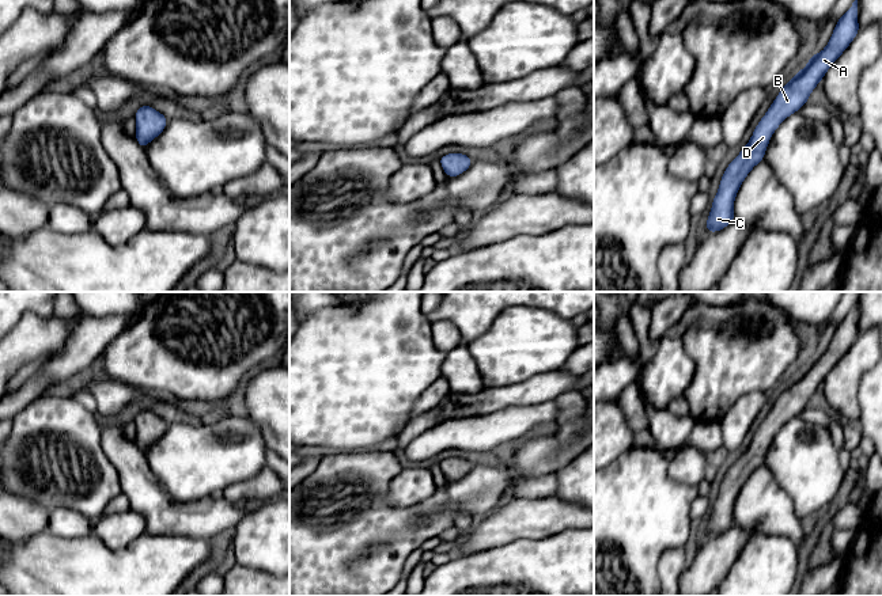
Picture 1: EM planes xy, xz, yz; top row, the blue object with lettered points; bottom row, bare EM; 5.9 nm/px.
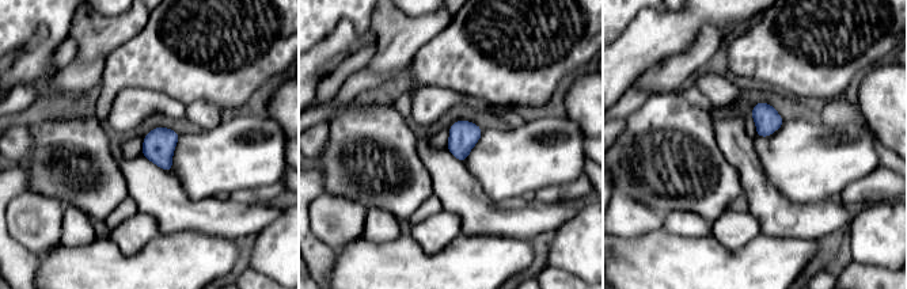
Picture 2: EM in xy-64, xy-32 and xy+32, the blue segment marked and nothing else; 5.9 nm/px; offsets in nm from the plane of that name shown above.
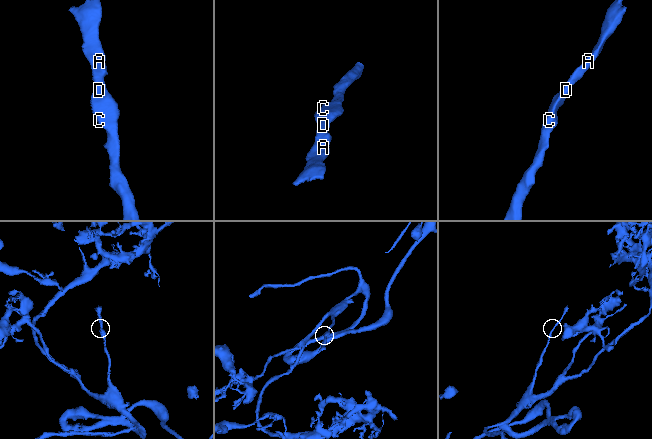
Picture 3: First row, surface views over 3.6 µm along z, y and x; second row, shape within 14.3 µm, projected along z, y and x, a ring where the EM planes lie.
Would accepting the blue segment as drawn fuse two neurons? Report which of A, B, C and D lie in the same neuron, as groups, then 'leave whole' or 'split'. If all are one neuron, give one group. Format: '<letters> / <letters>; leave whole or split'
A B C D; leave whole

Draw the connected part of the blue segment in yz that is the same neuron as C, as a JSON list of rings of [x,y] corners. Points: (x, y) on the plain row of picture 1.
[[[858,303],[837,324],[826,352],[809,362],[807,371],[796,376],[786,388],[741,458],[728,468],[719,487],[719,494],[712,505],[712,515],[705,528],[708,538],[726,532],[734,523],[734,505],[741,487],[764,460],[768,447],[777,430],[792,417],[796,417],[815,390],[824,383],[830,369],[844,357],[858,339]]]

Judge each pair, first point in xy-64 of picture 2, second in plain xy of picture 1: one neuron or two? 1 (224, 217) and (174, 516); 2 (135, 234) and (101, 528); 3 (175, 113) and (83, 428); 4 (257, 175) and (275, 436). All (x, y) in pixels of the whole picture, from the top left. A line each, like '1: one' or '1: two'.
1: one
2: one
3: two
4: two

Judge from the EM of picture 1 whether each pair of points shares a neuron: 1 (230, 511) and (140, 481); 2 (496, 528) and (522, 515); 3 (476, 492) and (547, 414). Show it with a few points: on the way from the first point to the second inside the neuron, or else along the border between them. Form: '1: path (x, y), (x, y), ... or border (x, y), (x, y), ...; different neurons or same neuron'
1: path (208, 512), (171, 512), (162, 503); same neuron
2: path (503, 526), (515, 519); same neuron
3: border (530, 433), (522, 439); different neurons

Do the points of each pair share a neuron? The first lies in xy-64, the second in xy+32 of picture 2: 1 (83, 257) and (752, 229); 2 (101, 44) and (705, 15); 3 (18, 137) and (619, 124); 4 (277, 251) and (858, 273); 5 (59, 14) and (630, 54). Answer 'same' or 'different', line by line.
1: different
2: different
3: same
4: different
5: different

